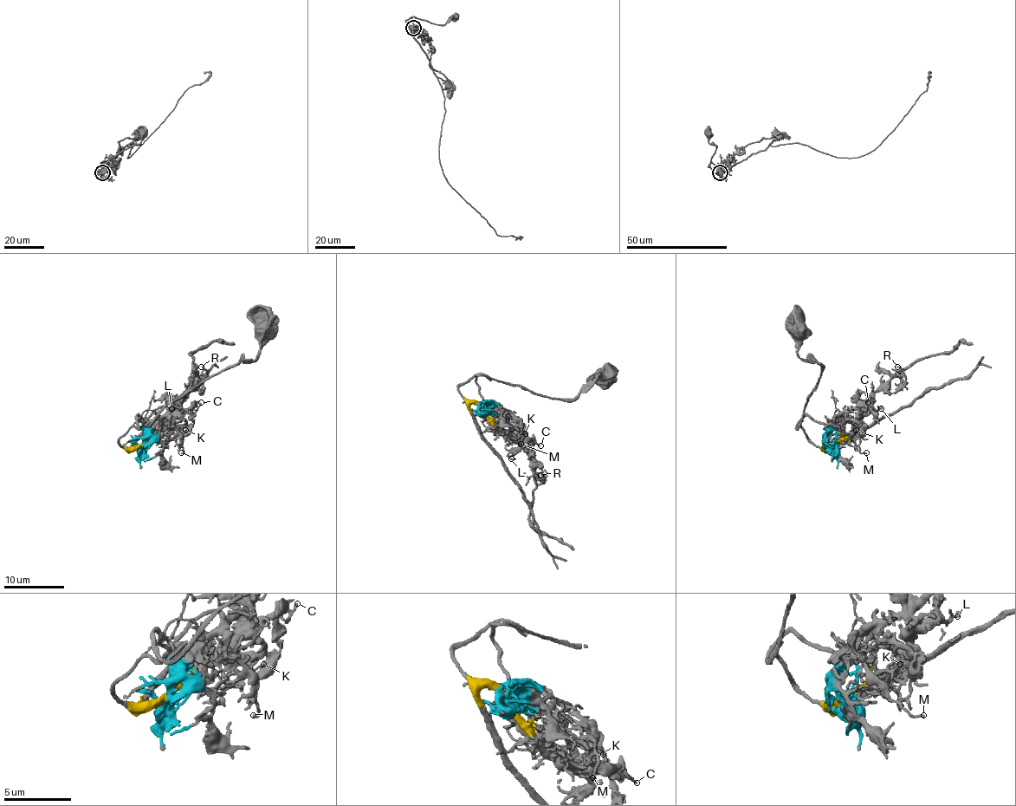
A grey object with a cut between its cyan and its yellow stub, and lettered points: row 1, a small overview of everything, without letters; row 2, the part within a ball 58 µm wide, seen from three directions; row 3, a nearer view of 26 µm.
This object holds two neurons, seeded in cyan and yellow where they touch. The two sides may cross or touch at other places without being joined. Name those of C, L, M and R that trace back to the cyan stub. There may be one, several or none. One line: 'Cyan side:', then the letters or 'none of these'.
Cyan side: M, R

